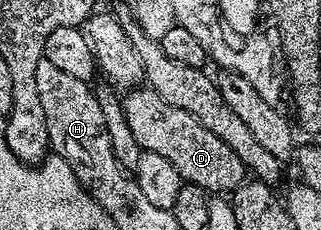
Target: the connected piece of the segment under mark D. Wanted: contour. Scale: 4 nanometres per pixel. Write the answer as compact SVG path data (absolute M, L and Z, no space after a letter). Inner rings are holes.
M132 89L123 96L126 122L130 125L138 145L145 151L162 153L174 169L178 169L181 180L198 185L206 193L231 193L245 182L244 162L222 141L214 137L202 121L198 121L186 109L173 103L162 101L158 93L151 89ZM225 191L225 192L224 192Z

